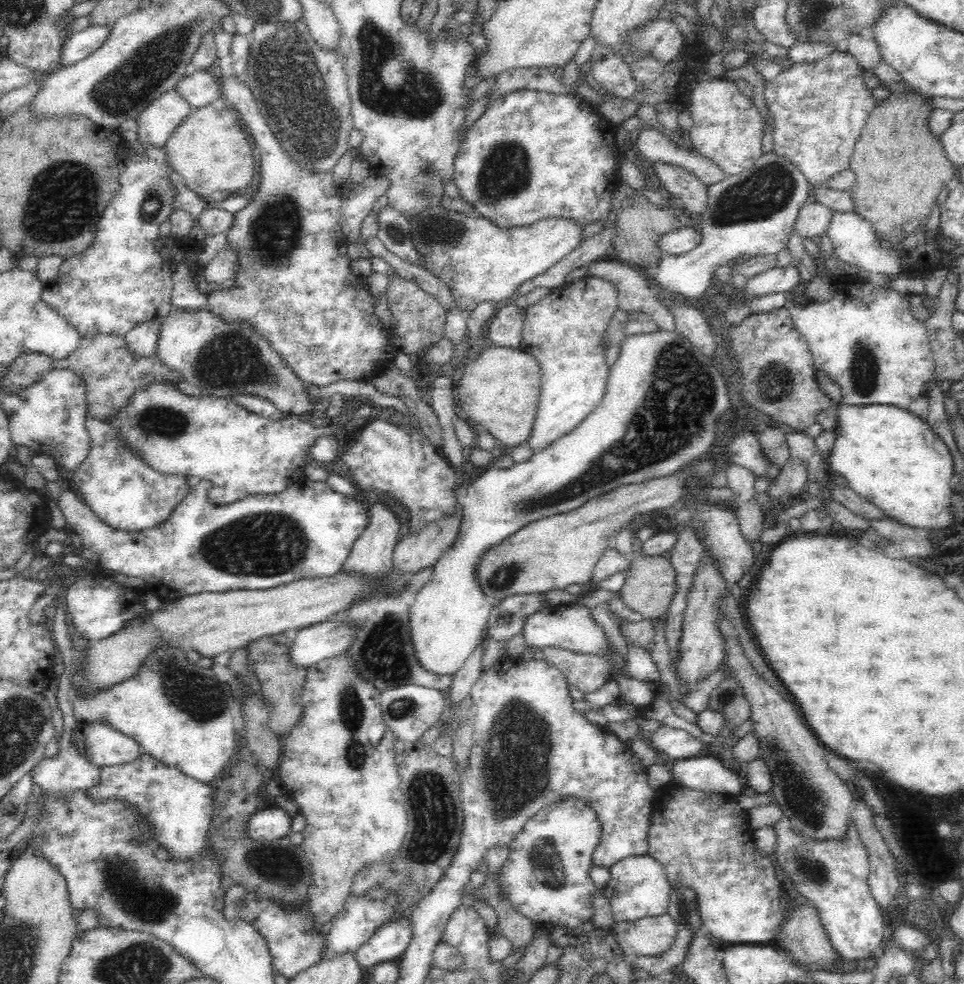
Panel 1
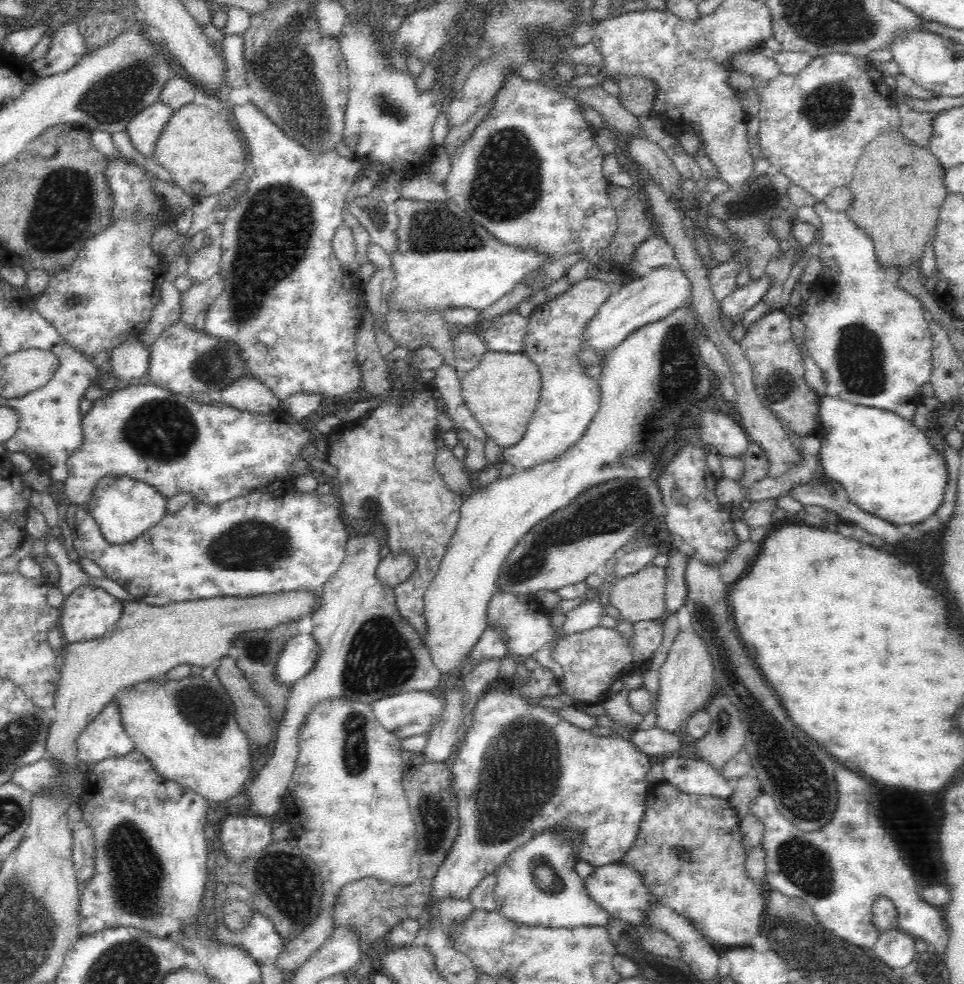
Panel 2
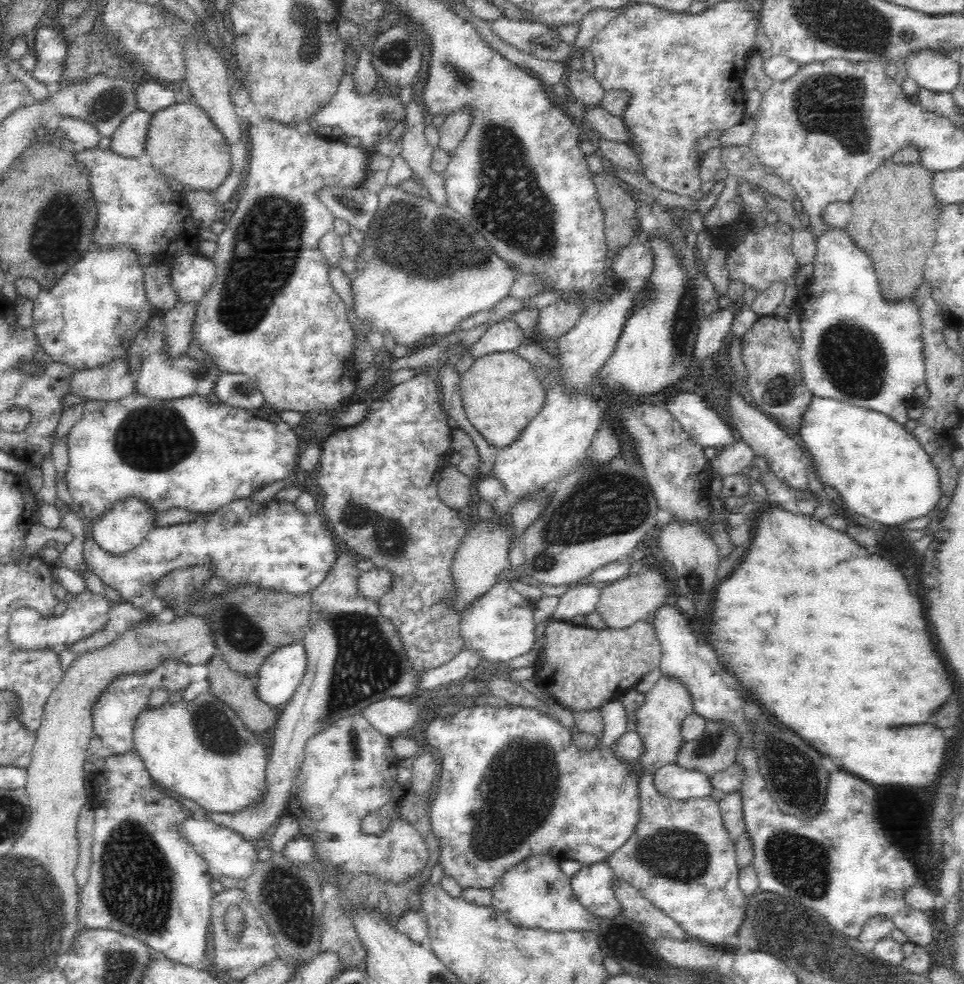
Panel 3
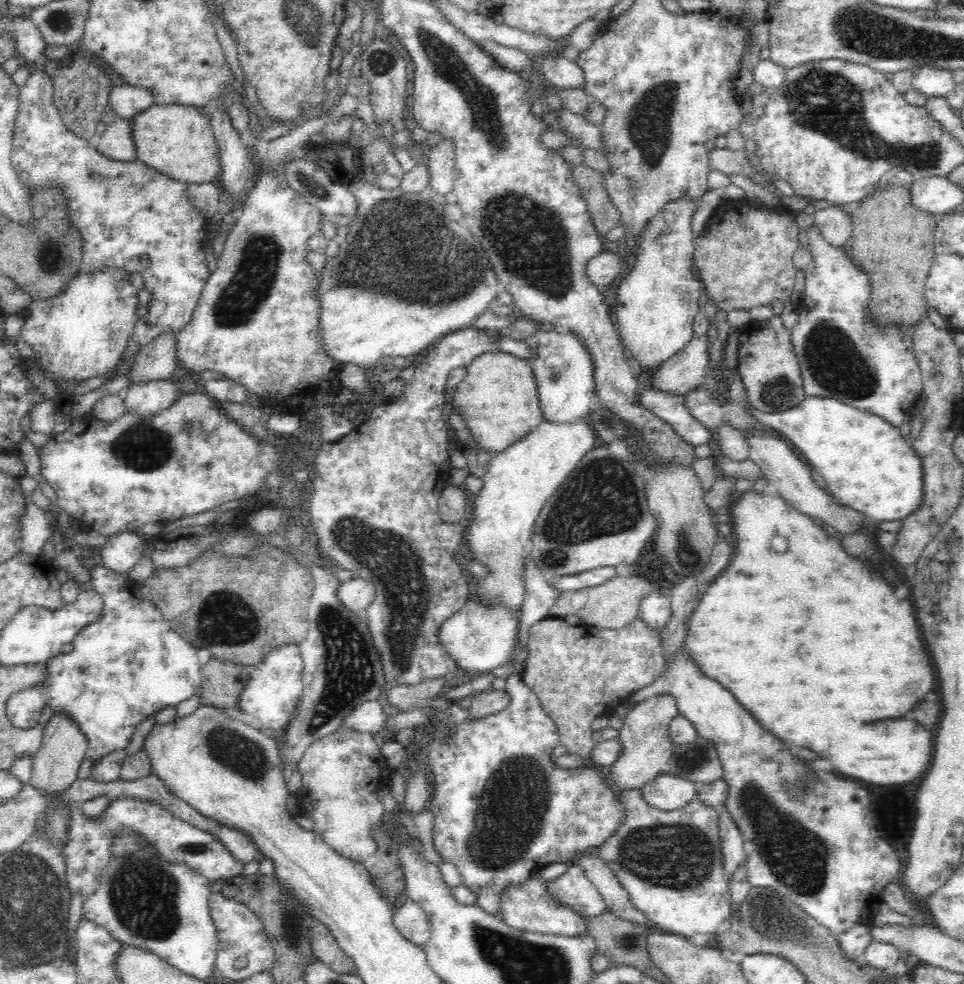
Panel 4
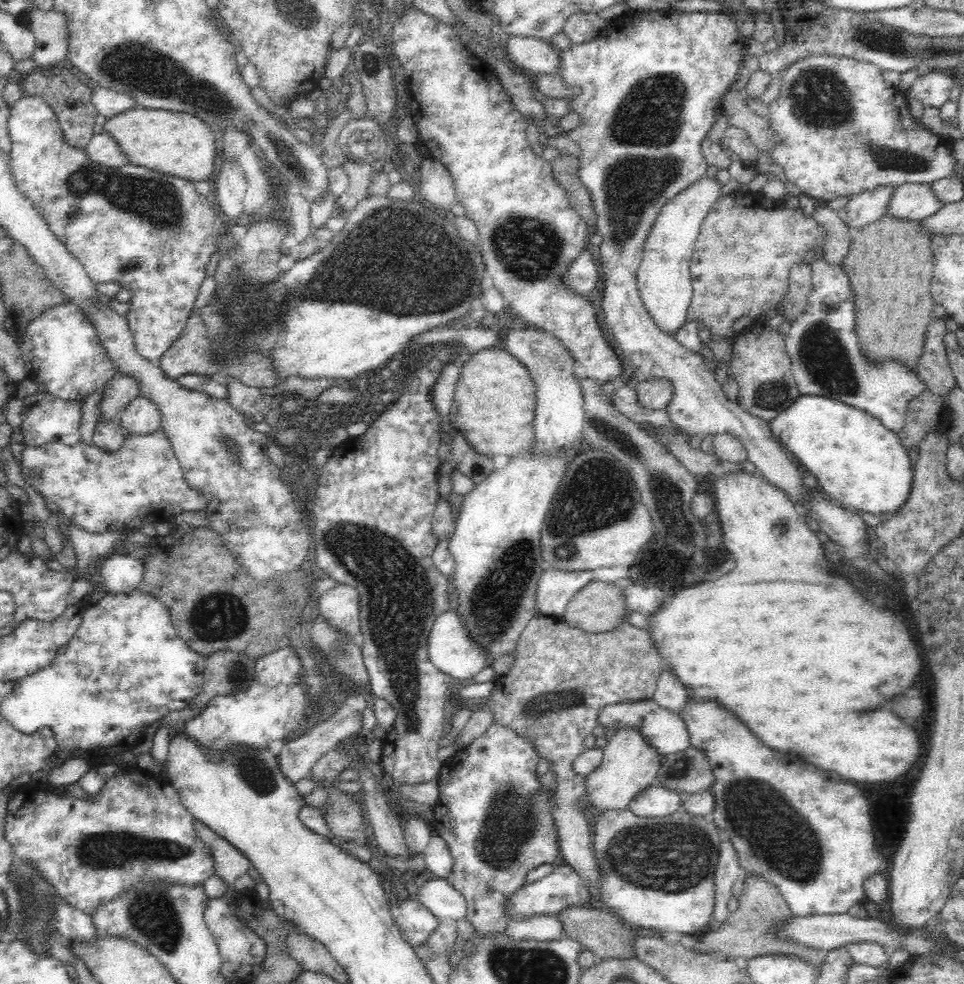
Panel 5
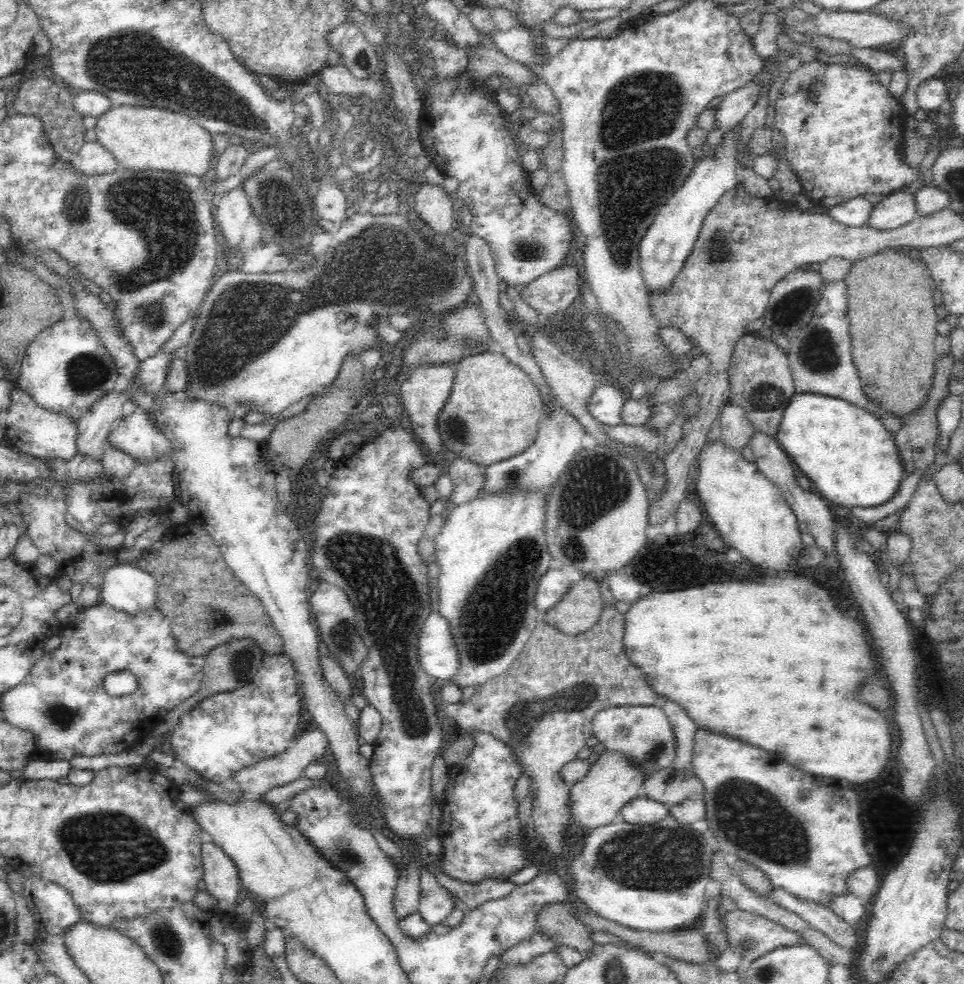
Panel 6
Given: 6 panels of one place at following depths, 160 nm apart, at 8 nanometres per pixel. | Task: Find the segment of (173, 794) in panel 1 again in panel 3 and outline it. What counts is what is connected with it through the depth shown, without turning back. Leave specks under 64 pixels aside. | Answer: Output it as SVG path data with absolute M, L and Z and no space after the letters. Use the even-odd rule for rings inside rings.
M135 750L126 752L125 754L122 755L114 755L114 756L108 756L107 758L101 759L97 764L96 764L96 769L95 771L90 774L91 782L94 783L94 787L92 788L93 794L92 798L90 798L90 801L88 802L88 807L91 808L92 811L95 813L95 820L94 820L94 828L92 828L92 846L90 846L90 875L88 878L88 882L85 884L85 886L81 889L79 889L79 905L78 905L78 920L79 923L81 924L83 929L90 929L91 931L96 930L96 929L110 929L110 930L115 930L118 932L121 932L122 934L128 935L128 936L133 936L136 937L136 939L142 940L142 942L149 944L150 948L157 953L163 953L164 956L170 960L173 960L174 962L177 962L182 965L190 966L190 967L195 967L195 968L200 968L203 966L203 957L206 949L206 933L207 933L207 928L211 922L211 900L213 899L213 891L210 889L210 886L212 886L212 875L211 871L209 868L208 861L202 857L202 855L198 855L197 848L194 847L194 843L190 841L186 836L183 836L182 830L183 830L183 825L186 823L186 820L189 818L192 818L192 810L190 808L186 808L178 798L174 798L174 796L168 796L160 786L156 786L156 782L152 780L150 777L150 773L146 769L146 766L144 765L144 762L142 761L142 758L135 752Z

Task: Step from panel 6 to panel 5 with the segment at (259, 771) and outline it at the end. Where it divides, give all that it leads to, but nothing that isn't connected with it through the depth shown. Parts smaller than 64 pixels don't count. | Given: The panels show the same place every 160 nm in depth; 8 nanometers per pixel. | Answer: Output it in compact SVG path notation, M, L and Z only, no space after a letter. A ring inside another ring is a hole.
M355 693L355 696L347 697L342 707L339 707L333 714L330 714L326 722L318 724L315 729L308 729L299 738L296 738L296 740L283 742L277 746L281 768L286 774L286 777L295 783L308 778L312 766L314 766L315 761L318 760L323 753L330 752L334 745L338 745L344 740L350 739L350 736L358 734L360 730L364 728L364 716L362 716L362 714L364 714L364 710L370 706L370 703L367 701L367 696L363 696L362 693Z

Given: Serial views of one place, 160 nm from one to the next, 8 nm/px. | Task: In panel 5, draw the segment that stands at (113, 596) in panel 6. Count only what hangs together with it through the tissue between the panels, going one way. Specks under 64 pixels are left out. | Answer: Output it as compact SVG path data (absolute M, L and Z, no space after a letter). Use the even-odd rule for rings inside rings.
M109 552L102 559L101 575L108 593L127 592L138 589L142 580L144 564L130 553Z

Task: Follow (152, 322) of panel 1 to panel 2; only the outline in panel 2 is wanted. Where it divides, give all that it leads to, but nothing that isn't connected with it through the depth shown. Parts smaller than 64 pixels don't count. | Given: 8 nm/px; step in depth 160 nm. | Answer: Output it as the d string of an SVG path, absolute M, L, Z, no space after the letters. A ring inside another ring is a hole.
M130 335L122 344L111 352L112 368L118 375L118 380L130 382L140 379L148 373L150 366L151 346L143 342L139 336Z

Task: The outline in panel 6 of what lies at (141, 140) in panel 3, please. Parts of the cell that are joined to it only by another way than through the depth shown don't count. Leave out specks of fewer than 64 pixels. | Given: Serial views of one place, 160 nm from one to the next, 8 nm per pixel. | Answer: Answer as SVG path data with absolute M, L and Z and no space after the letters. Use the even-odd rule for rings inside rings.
M98 139L85 142L70 163L86 174L102 174L120 168L116 157Z

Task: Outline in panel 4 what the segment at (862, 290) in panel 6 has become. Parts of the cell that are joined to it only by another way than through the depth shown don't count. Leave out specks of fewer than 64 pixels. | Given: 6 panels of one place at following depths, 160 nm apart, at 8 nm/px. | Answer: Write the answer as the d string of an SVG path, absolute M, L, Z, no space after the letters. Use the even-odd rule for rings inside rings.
M906 183L877 185L857 201L849 212L853 232L844 248L872 279L870 313L882 323L904 323L912 328L920 316L926 314L928 307L925 279L933 260L933 234L938 216L919 209L913 203L910 188L911 185Z

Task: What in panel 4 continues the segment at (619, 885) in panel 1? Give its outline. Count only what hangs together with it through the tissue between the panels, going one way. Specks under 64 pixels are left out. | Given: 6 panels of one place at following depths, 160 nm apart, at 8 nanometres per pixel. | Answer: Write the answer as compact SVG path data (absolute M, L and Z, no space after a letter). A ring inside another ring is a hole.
M568 864L566 872L548 884L560 903L570 905L580 915L595 917L608 911L600 891L579 864Z

